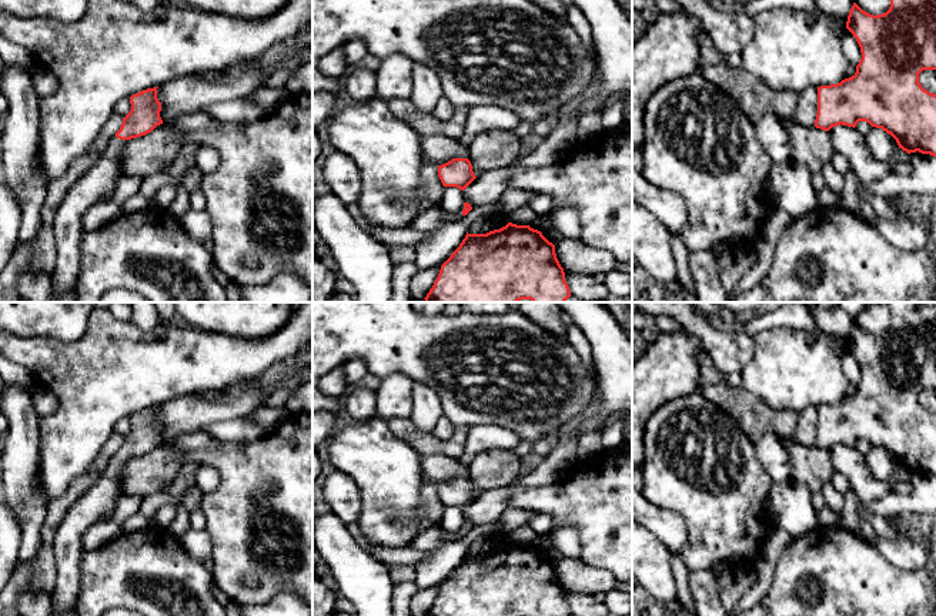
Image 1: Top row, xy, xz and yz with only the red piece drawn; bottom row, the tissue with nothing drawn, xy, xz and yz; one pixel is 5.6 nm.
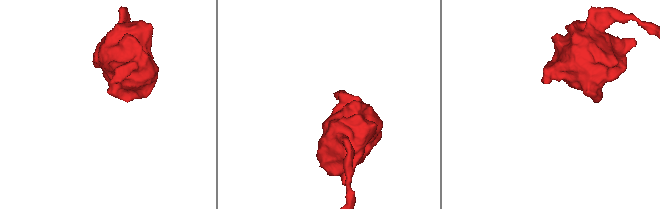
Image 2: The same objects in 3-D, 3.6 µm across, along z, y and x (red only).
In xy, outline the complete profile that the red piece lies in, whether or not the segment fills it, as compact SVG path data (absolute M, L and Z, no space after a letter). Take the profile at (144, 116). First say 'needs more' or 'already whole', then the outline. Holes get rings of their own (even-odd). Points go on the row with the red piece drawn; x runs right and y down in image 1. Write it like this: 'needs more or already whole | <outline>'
needs more | M147 88L130 97L131 110L108 141L106 151L67 191L53 221L56 265L51 271L53 289L70 291L80 270L80 242L84 235L83 214L96 202L110 198L117 181L124 177L120 155L128 140L151 133L163 124L157 88Z

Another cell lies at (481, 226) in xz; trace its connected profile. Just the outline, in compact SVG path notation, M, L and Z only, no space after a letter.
M487 215L482 218L477 218L469 228L467 230L468 234L487 234L494 230L499 230L505 227L509 221L499 215Z

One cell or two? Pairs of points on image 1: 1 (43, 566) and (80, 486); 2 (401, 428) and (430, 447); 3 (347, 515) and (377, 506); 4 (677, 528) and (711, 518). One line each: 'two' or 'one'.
1: one
2: one
3: two
4: two

